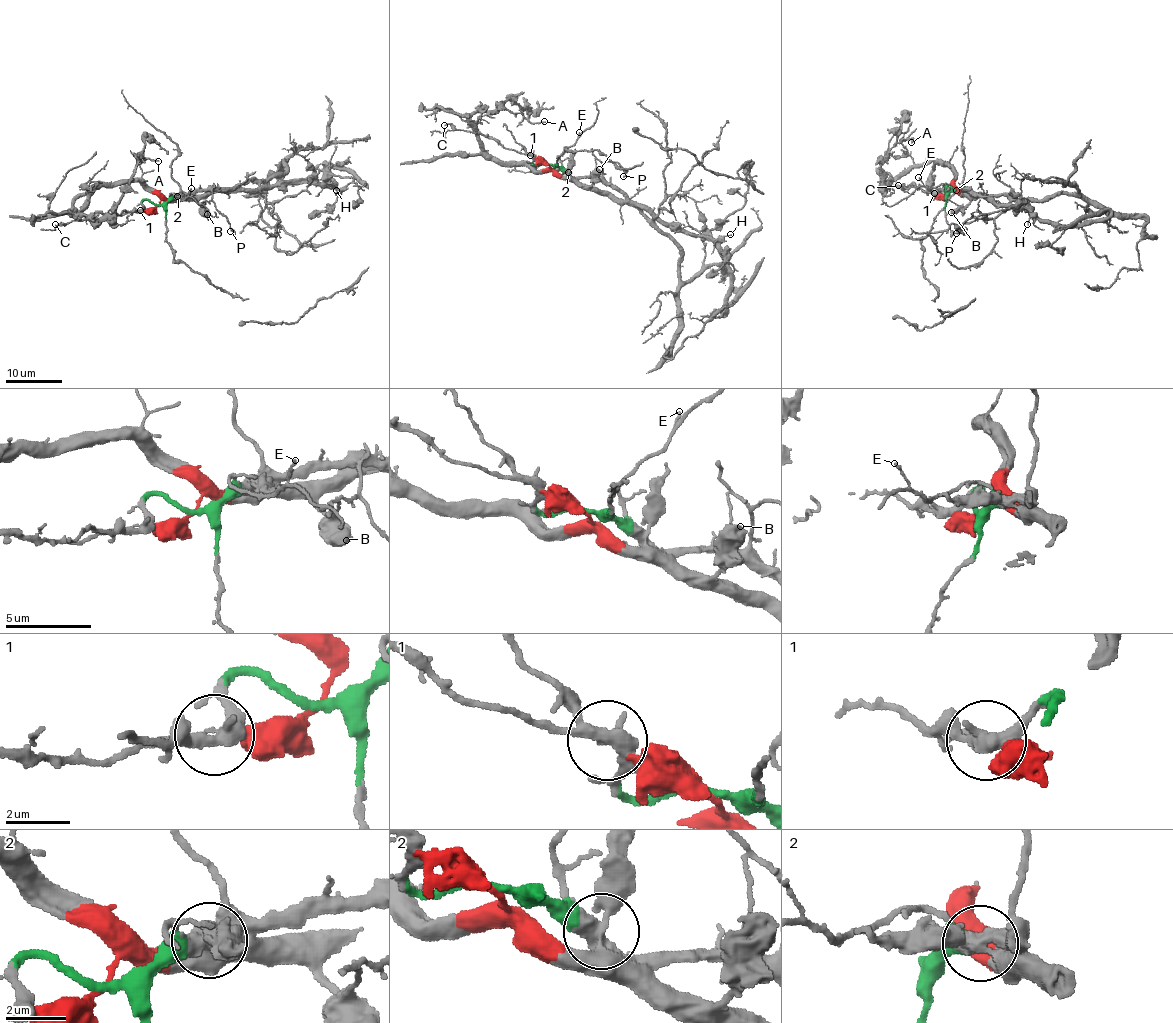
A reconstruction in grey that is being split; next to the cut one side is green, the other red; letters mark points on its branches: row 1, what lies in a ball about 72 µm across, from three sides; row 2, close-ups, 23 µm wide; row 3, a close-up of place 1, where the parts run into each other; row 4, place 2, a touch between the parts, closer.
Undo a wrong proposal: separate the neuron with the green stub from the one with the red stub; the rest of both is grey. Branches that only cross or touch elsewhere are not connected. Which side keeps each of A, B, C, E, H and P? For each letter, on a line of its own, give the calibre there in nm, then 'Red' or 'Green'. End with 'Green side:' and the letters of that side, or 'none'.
A: Thickness 200 nm. Red
B: Thickness 750 nm. Red
C: Thickness 160 nm. Green
E: Thickness 120 nm. Green
H: Thickness 120 nm. Red
P: Thickness 150 nm. Green
Green side: C, E, P

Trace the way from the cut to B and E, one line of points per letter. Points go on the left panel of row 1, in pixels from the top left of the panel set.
B: (158, 204), (170, 200), (196, 200), (208, 215)
E: (158, 204), (163, 204), (169, 195), (184, 199), (191, 189)

